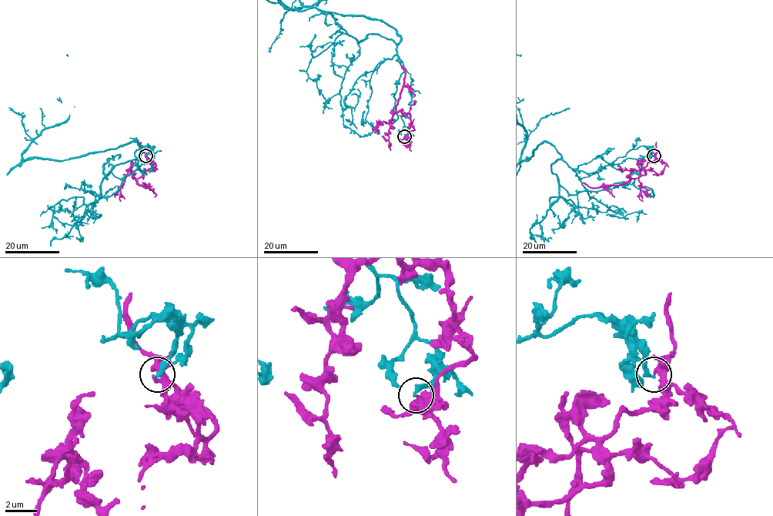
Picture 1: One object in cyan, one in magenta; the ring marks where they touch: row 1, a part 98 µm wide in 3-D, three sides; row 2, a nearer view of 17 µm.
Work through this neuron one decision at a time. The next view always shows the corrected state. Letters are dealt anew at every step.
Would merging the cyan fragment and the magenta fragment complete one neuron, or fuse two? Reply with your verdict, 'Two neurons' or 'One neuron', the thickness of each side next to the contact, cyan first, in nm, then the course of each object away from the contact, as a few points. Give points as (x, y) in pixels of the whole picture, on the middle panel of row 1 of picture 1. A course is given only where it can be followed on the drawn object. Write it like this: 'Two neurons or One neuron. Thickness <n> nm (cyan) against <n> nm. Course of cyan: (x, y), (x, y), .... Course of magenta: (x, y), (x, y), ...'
Two neurons. Thickness 280 nm (cyan) against 320 nm. Course of cyan: (404, 136), (406, 127), (393, 107), (404, 68), (393, 27), (314, 8), (286, 8). Course of magenta: (404, 136), (414, 128), (409, 114), (395, 113), (392, 127), (383, 122), (378, 122), (379, 125)

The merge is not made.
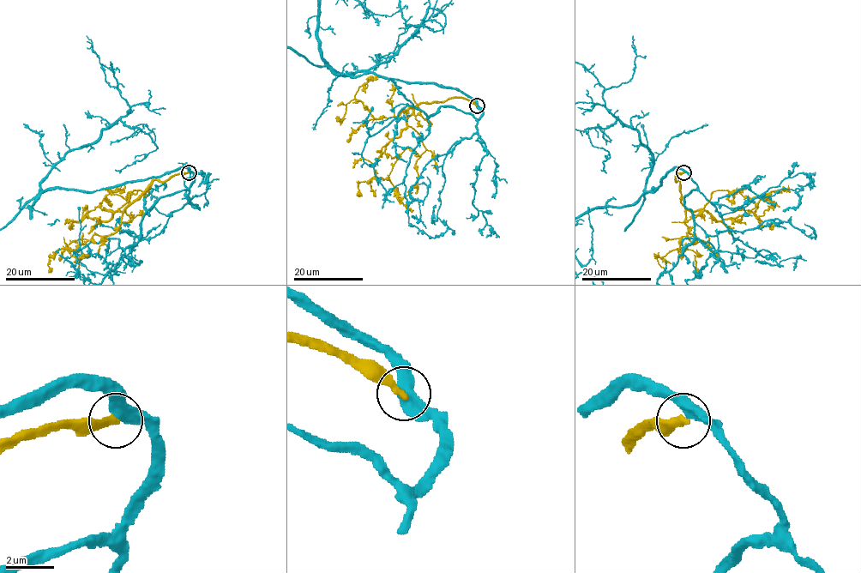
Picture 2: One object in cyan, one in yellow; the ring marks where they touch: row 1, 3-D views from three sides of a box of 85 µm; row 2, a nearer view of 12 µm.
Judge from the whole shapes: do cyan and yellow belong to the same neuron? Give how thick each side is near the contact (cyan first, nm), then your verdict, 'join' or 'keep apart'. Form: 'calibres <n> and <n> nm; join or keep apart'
calibres 480 and 320 nm; keep apart

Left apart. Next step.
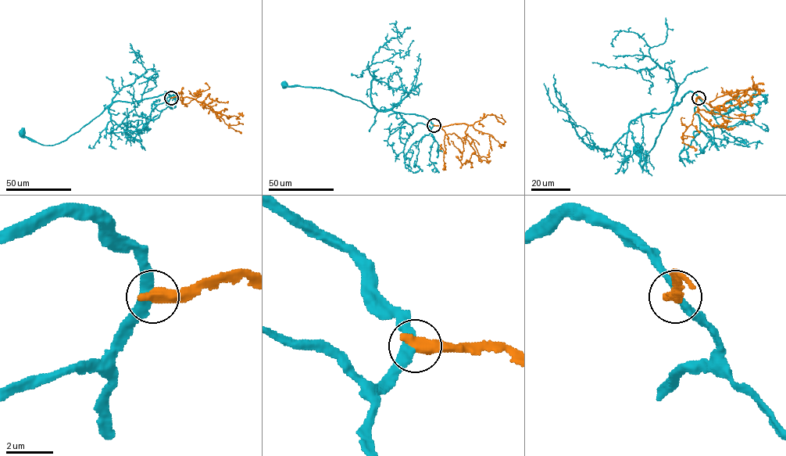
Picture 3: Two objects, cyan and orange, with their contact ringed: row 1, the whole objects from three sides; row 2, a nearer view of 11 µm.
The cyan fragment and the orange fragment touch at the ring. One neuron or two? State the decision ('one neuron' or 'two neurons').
two neurons

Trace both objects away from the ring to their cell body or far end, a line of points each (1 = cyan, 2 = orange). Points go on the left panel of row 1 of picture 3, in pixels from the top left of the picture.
1: (171, 98), (166, 93), (132, 102), (114, 101), (77, 131), (54, 145), (43, 145), (22, 133)
2: (171, 98), (194, 98), (202, 102), (205, 105), (204, 108), (204, 105), (212, 102), (207, 96), (210, 94)

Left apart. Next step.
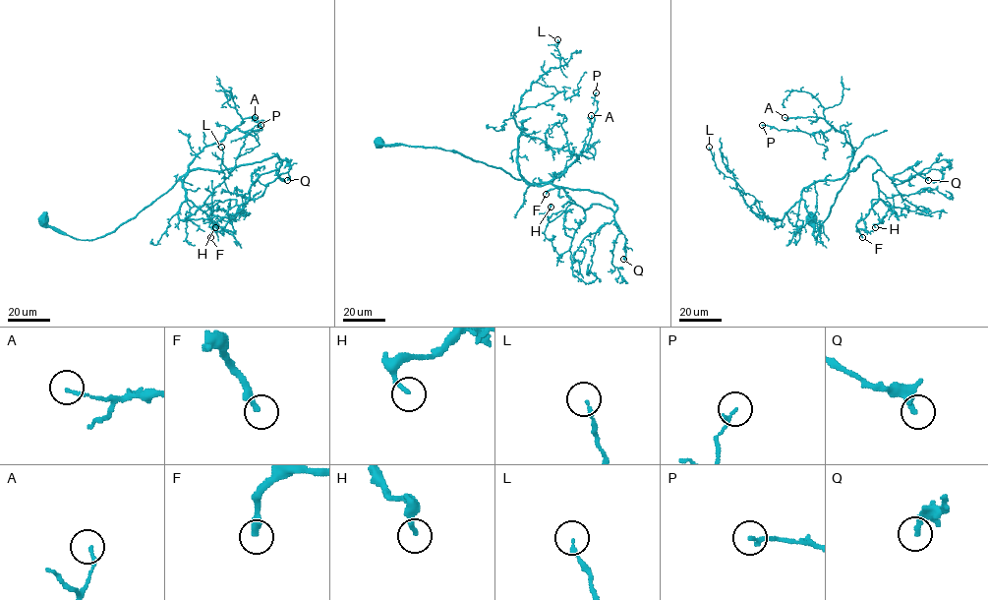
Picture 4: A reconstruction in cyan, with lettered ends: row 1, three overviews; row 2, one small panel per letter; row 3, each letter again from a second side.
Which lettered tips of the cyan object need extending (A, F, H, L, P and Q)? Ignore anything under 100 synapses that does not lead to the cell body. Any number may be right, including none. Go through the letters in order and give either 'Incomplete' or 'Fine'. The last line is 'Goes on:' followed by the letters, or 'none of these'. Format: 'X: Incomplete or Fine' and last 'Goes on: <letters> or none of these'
A: Fine
F: Incomplete
H: Fine
L: Fine
P: Fine
Q: Fine
Goes on: F

